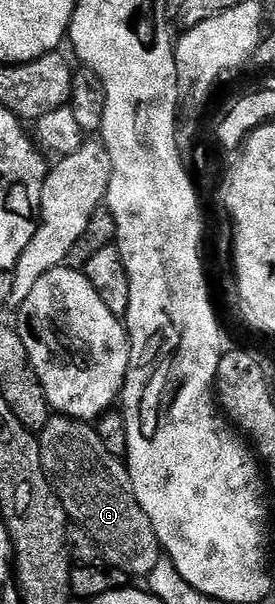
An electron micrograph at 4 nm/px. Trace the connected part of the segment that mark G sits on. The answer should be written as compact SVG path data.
M54 414L39 433L39 457L43 473L55 497L59 497L66 515L94 539L103 552L104 562L108 566L118 567L126 576L148 577L151 569L155 569L155 565L163 558L161 542L157 540L147 513L143 513L135 497L128 466L118 456L107 453L103 441L99 441L96 426L80 419L68 419L65 415Z

